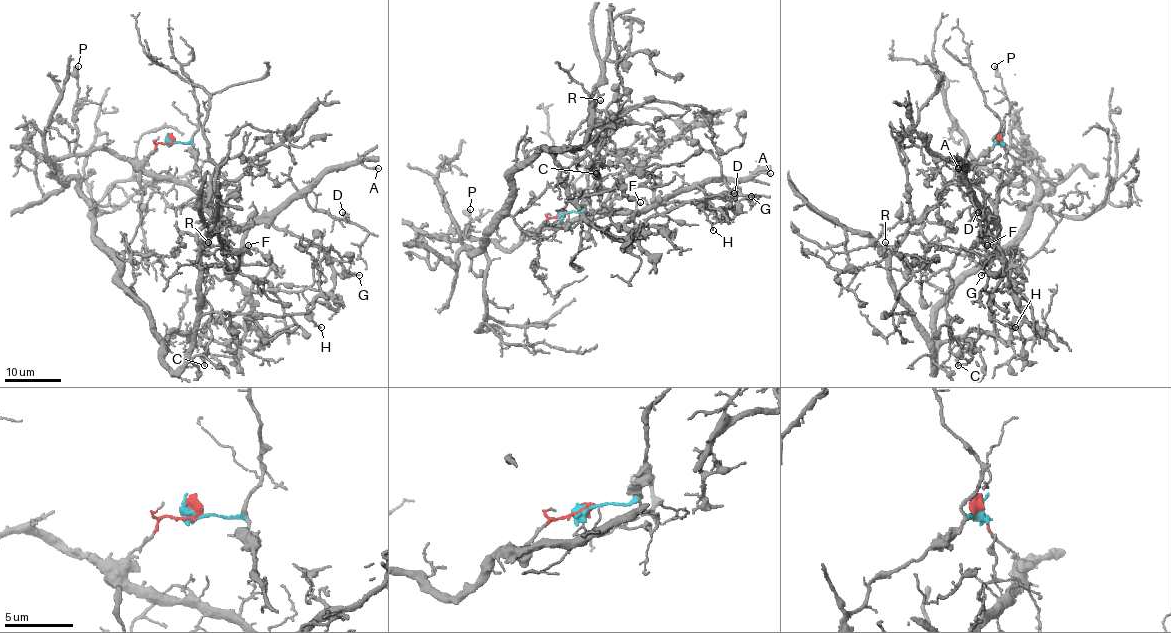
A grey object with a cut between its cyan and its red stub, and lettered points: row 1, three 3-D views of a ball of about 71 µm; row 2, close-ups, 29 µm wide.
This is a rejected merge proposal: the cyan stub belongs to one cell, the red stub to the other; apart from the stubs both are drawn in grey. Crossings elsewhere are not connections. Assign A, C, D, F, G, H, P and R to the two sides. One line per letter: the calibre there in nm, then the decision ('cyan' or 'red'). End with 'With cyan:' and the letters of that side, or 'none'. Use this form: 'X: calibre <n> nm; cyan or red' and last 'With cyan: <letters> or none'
A: calibre 160 nm; red
C: calibre 180 nm; red
D: calibre 140 nm; red
F: calibre 170 nm; red
G: calibre 130 nm; red
H: calibre 120 nm; red
P: calibre 160 nm; red
R: calibre 140 nm; cyan
With cyan: R

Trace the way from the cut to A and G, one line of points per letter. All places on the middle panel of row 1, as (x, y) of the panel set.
A: (563, 214), (550, 217), (536, 230), (568, 224), (598, 212), (643, 213), (709, 181), (771, 174)
G: (563, 214), (536, 230), (671, 202), (698, 203), (731, 219), (737, 203), (751, 196)

